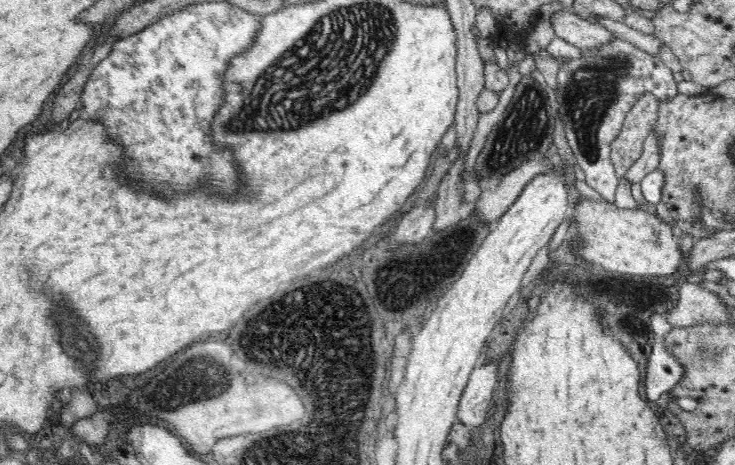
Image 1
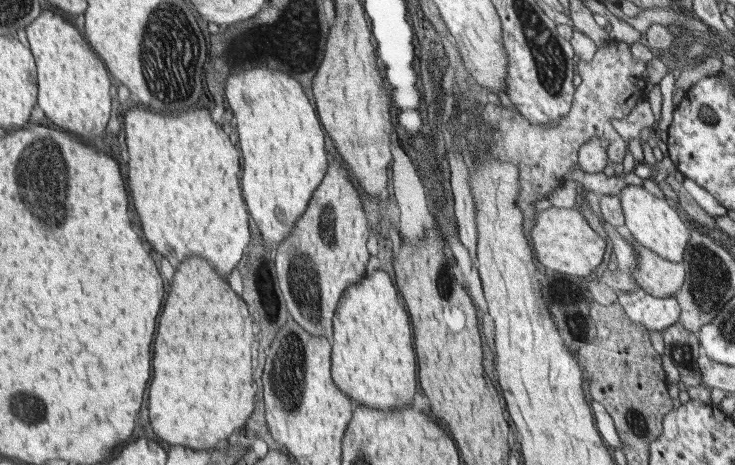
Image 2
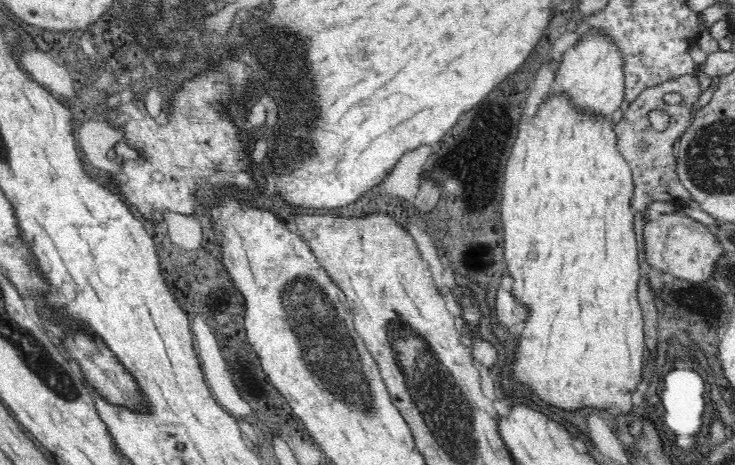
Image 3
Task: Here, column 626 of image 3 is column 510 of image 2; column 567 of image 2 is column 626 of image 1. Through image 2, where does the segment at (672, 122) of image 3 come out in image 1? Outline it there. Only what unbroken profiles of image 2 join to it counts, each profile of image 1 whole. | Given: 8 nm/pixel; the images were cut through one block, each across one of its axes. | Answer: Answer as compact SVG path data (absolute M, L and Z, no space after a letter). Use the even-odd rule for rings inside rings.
M642 94L636 104L626 112L618 136L613 140L609 159L617 177L621 179L630 166L642 156L646 137L658 118L659 102L651 94Z

